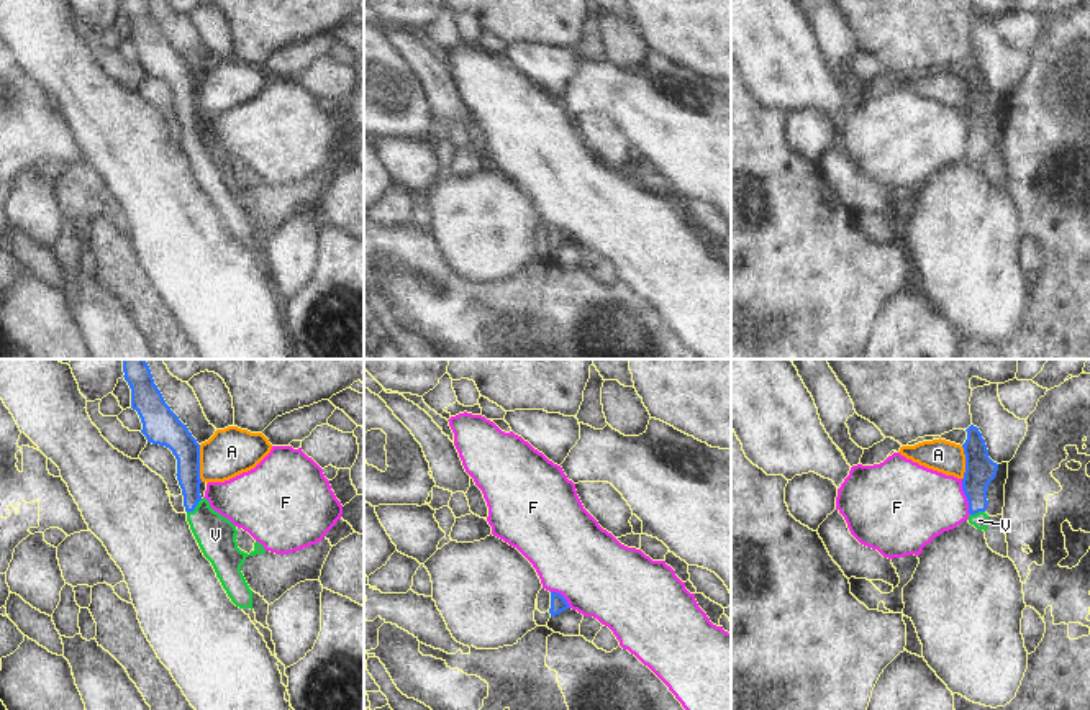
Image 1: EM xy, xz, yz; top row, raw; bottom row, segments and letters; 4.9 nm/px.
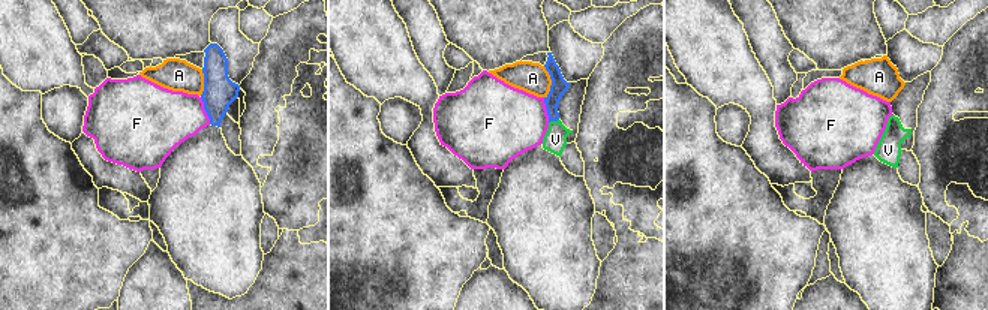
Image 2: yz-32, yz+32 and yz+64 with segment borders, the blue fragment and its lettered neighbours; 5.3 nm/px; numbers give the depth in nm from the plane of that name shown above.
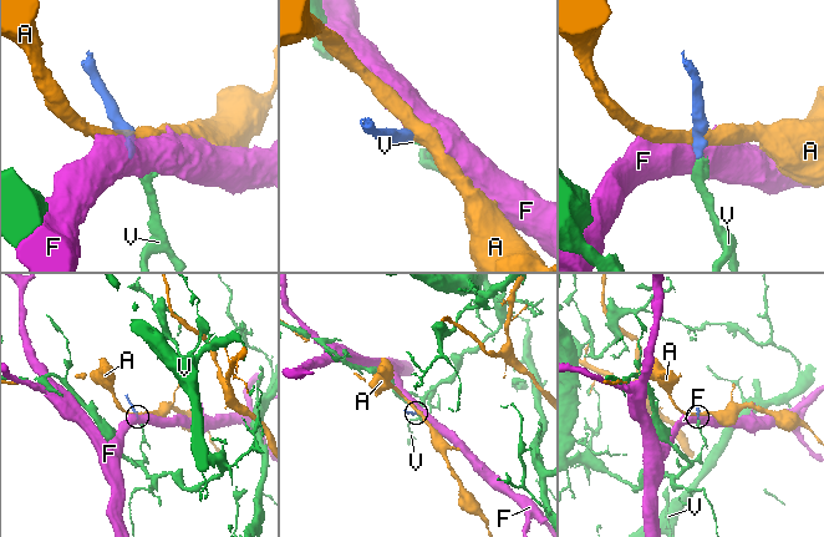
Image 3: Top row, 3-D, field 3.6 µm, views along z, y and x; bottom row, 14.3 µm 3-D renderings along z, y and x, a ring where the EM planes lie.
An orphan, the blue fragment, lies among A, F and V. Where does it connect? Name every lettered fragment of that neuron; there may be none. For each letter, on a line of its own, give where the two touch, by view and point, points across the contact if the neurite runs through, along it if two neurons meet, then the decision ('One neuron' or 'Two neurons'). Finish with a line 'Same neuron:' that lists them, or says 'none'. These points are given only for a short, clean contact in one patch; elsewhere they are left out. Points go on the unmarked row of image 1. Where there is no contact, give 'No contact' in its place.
A: Touches blue at xy (199, 95). Boundary: xy (199, 77), (199, 110), (202, 113). Two neurons
F: Touches blue at yz (966, 128). Boundary: yz (961, 112), (961, 122), (971, 146). Two neurons
V: Touches blue at xy (195, 138). Path across: xy (187, 89), (190, 128), (195, 138), (215, 168). One neuron
Same neuron: V

